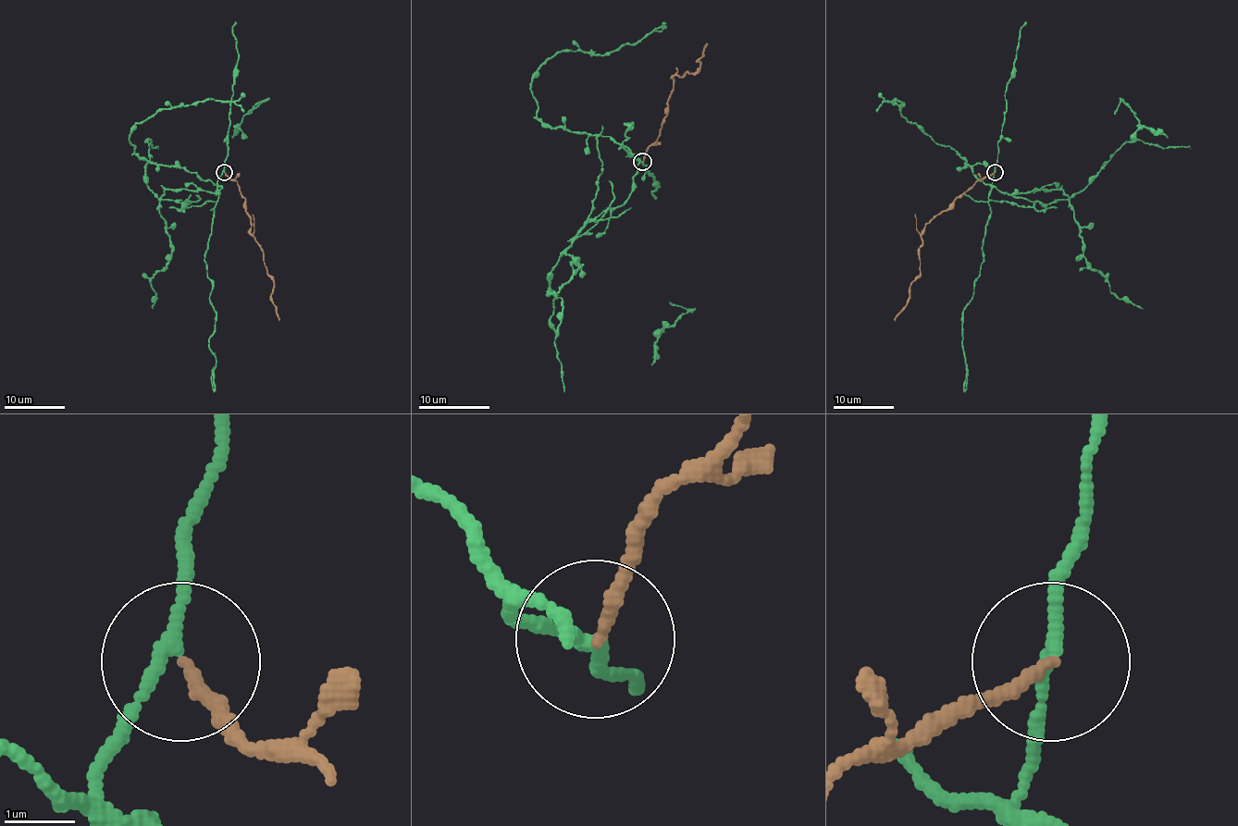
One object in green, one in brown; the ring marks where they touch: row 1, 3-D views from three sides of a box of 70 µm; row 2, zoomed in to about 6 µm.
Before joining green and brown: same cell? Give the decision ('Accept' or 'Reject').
Reject

